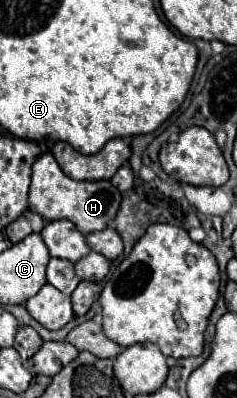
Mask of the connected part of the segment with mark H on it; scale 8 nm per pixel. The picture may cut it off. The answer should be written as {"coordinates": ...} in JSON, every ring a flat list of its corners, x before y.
{"coordinates":[[44,153,36,159,32,165,32,183,28,193,28,207,30,211,38,213,46,221,56,219,68,219,72,221,80,233,88,235,92,231,102,231,114,221,118,213,118,205,122,201,122,195,110,181,74,181,64,175,64,171,58,167,52,153]]}

